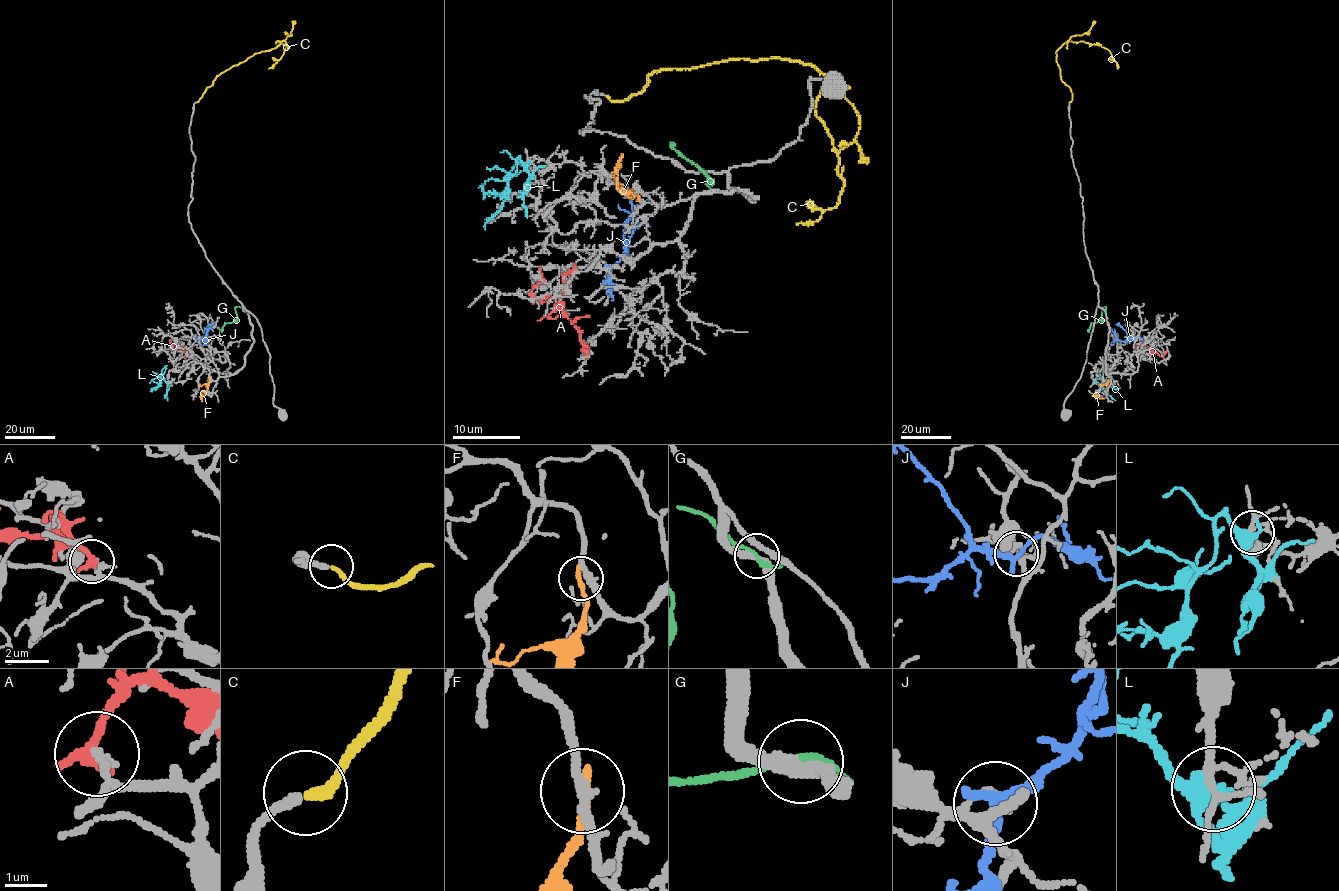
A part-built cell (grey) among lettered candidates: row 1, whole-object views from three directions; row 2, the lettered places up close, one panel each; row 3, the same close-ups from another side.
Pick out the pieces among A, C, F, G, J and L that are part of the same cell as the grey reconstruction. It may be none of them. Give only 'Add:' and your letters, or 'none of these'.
Add: C

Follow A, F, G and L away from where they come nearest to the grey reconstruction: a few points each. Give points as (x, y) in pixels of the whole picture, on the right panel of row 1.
A: (1135, 351), (1137, 346), (1147, 347), (1162, 356), (1167, 347)
F: (1109, 376), (1104, 398), (1092, 395)
G: (1105, 312), (1106, 306), (1102, 308), (1102, 318), (1092, 323), (1088, 332)
L: (1095, 383), (1095, 379), (1100, 379), (1113, 388), (1120, 388)

